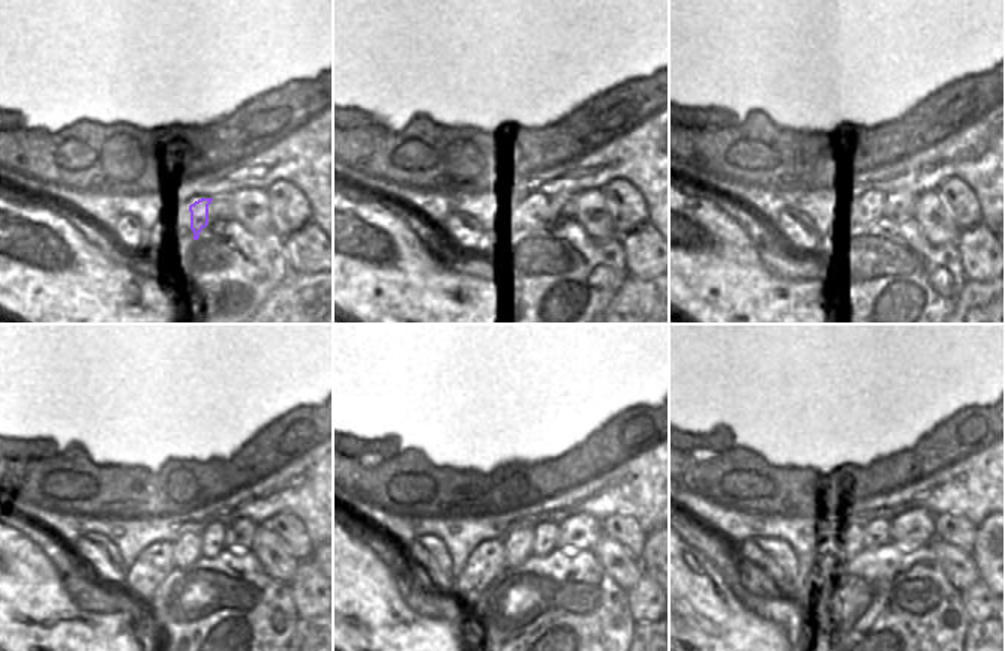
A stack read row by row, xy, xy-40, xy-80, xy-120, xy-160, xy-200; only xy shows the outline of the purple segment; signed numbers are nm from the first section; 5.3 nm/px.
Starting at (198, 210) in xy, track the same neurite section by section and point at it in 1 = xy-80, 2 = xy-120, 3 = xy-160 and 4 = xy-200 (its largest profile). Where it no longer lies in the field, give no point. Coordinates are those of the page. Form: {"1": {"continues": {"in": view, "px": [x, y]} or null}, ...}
{"1": {"continues": {"in": "xy-80", "px": [873, 203]}}, "2": {"continues": {"in": "xy-120", "px": [212, 539]}}, "3": {"continues": {"in": "xy-160", "px": [546, 537]}}, "4": {"continues": {"in": "xy-200", "px": [879, 533]}}}

